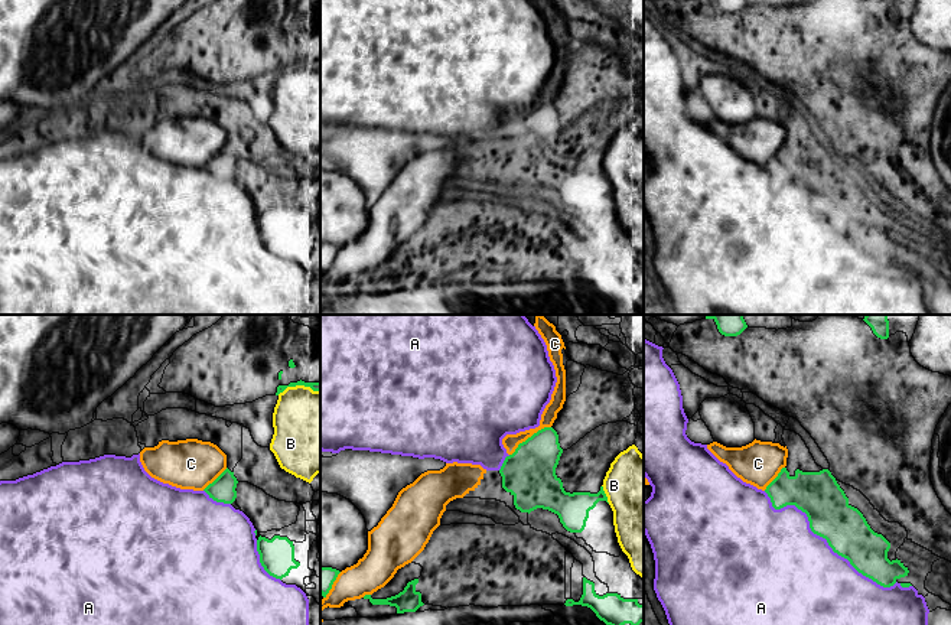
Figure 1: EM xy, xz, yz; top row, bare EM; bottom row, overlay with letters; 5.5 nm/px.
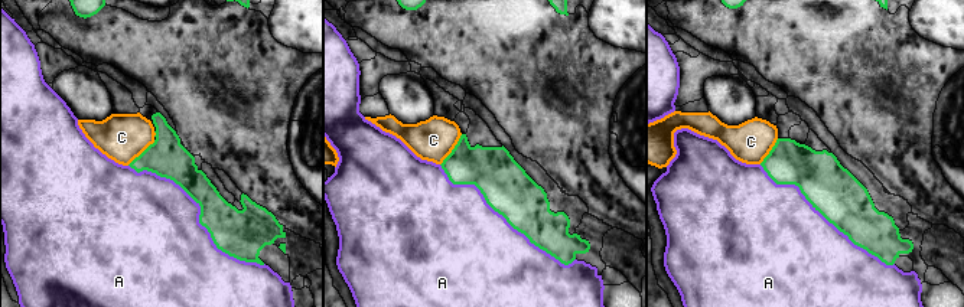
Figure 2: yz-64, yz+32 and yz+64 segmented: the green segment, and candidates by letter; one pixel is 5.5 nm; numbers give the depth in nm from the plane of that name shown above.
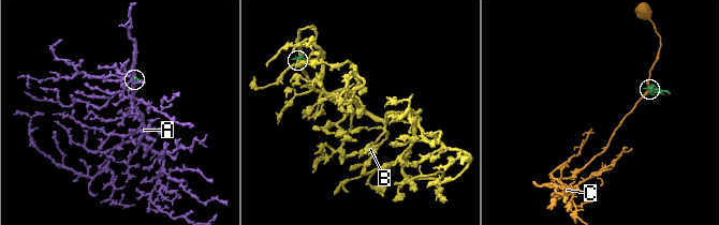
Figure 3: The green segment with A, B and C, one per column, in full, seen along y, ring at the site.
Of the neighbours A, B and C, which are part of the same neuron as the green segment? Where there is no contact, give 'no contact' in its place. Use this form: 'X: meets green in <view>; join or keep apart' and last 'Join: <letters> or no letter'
A: meets green in yz; keep apart
B: meets green in xz; keep apart
C: meets green in xz; keep apart
Join: no letter

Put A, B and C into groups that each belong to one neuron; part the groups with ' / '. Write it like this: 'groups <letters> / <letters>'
groups A / B / C

